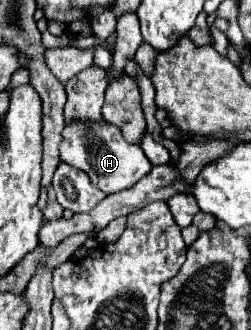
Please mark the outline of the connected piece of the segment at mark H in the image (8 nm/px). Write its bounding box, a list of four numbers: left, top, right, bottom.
[60,121,152,193]

